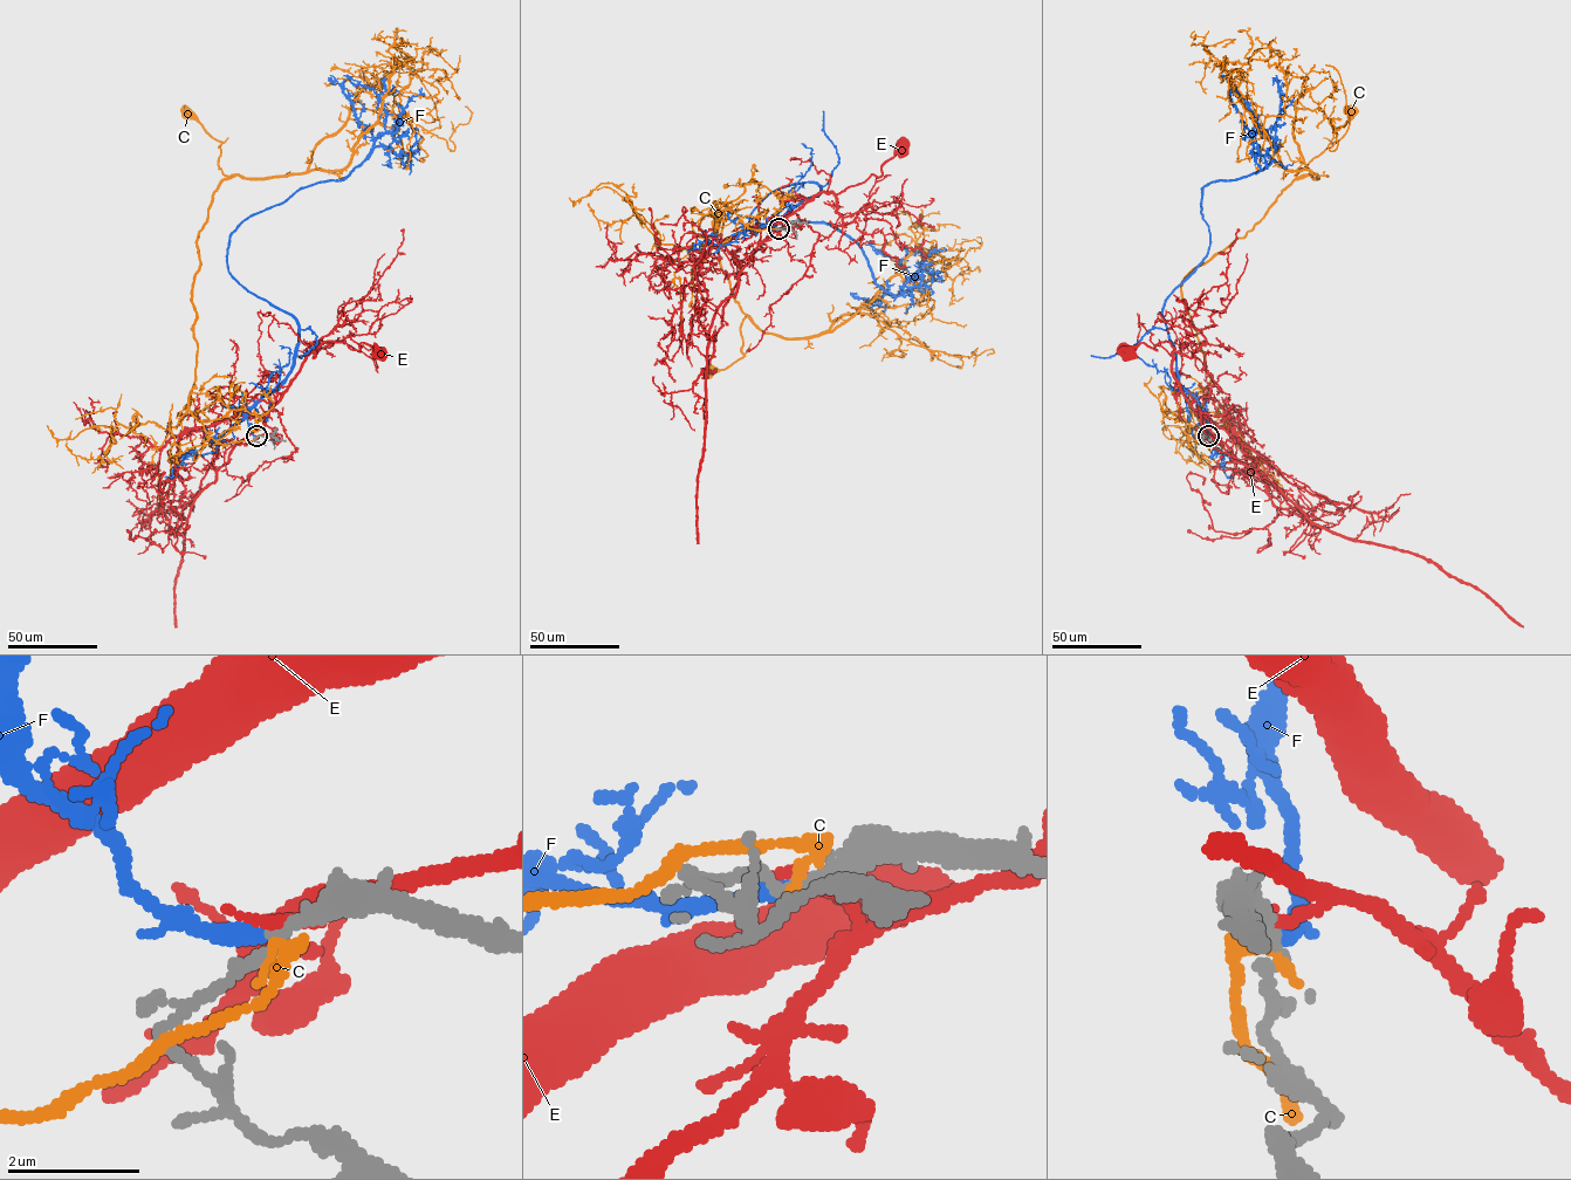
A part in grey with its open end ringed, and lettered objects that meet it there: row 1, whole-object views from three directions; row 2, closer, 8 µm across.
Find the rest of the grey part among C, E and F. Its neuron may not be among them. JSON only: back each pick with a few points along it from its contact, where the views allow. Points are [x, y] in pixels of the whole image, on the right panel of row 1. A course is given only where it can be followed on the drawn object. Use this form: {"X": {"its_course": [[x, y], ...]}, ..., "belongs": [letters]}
{"F": {"its_course": [[1208, 437], [1196, 399], [1179, 383], [1164, 304], [1209, 245], [1201, 190], [1262, 170], [1276, 146], [1225, 75]]}, "belongs": ["F"]}

